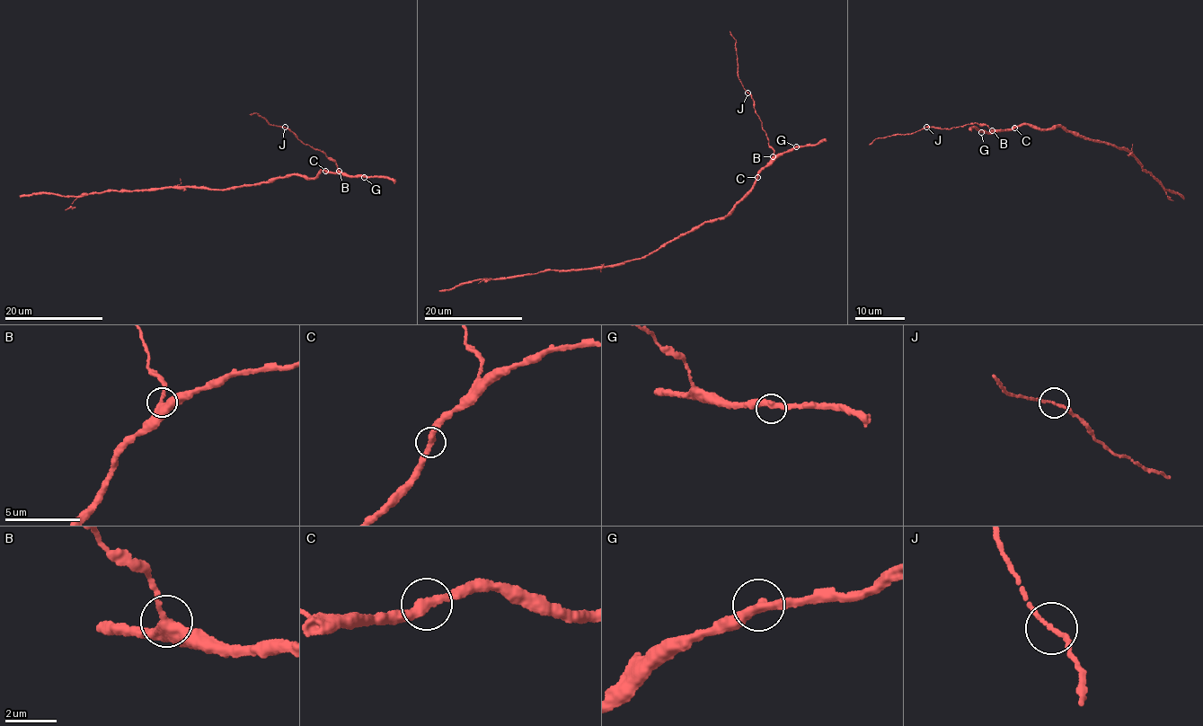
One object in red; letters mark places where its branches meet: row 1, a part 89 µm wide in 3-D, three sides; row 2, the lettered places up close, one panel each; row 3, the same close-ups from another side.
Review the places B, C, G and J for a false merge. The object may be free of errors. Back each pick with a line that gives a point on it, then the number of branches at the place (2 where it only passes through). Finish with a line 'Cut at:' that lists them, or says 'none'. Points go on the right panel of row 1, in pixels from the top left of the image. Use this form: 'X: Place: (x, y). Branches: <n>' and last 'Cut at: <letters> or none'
Cut at: none

